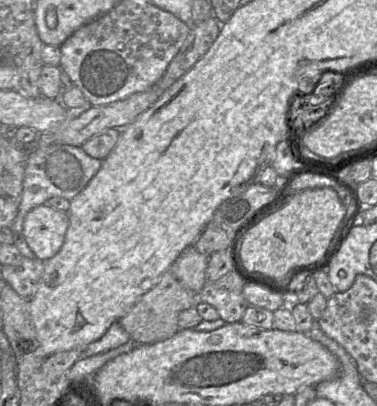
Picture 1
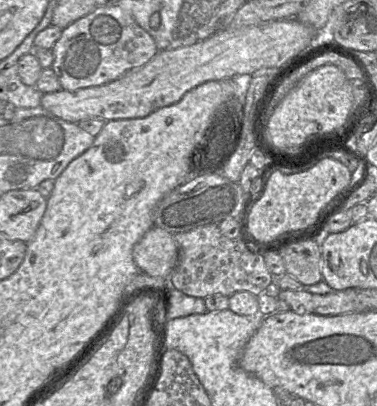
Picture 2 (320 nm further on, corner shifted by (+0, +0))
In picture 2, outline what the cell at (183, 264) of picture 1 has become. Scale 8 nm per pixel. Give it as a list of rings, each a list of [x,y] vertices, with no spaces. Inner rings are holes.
[[[153,226],[134,245],[132,256],[142,272],[169,279],[178,261],[178,248],[172,234]]]

